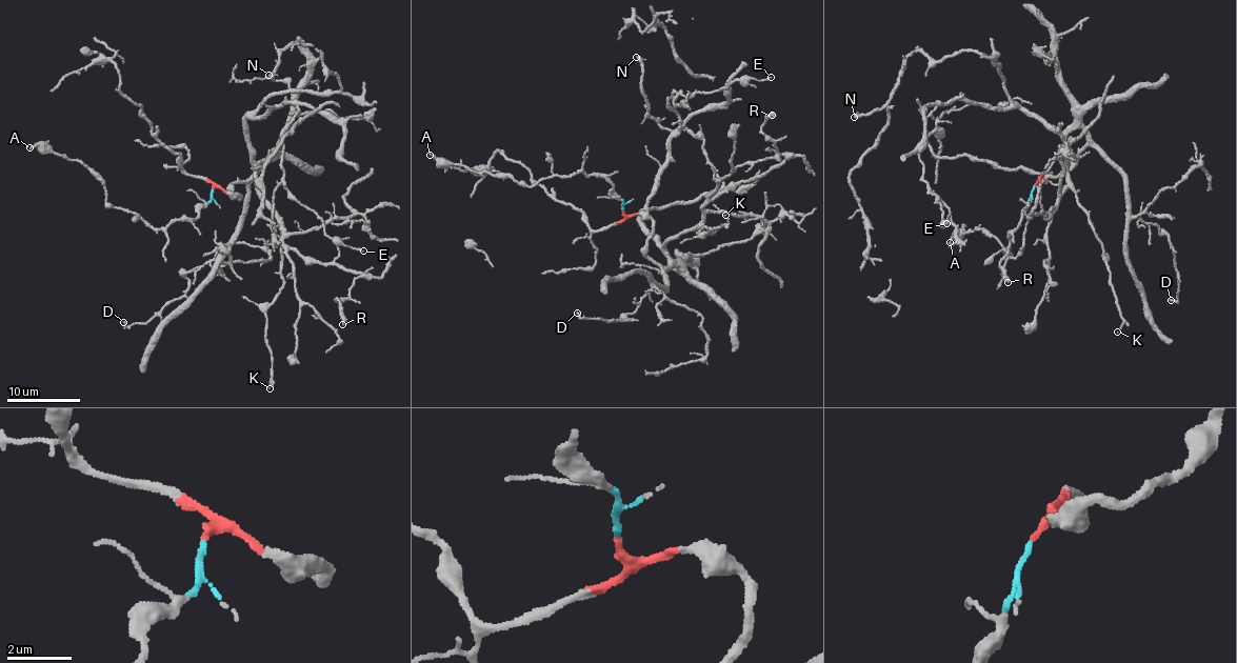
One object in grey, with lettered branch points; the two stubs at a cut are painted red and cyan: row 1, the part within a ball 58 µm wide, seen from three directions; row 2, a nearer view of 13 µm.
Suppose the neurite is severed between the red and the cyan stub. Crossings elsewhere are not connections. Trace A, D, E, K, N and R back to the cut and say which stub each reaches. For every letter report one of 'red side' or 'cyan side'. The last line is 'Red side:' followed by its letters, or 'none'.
A: cyan side
D: red side
E: red side
K: red side
N: red side
R: red side
Red side: D, E, K, N, R

